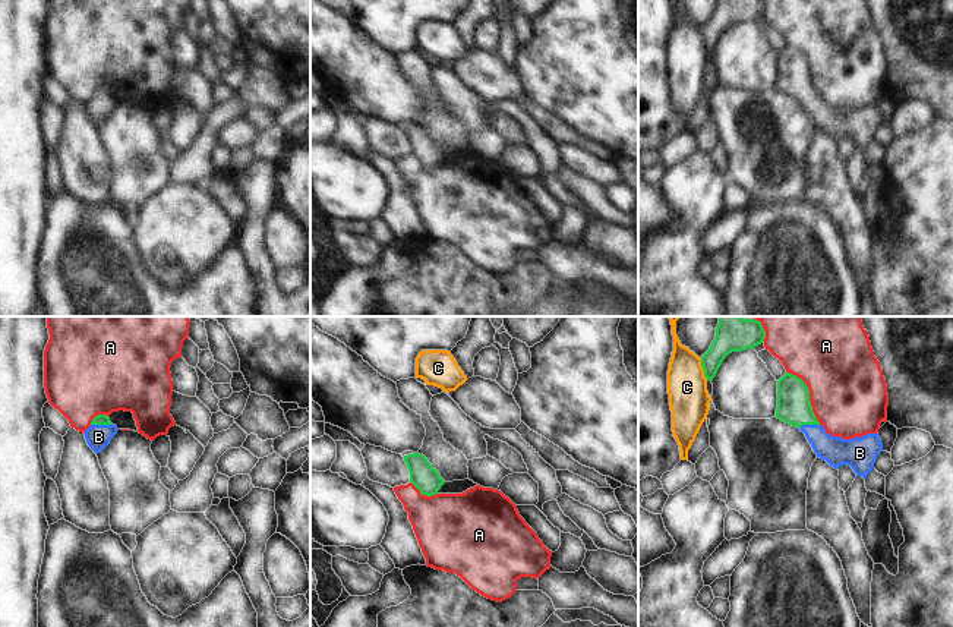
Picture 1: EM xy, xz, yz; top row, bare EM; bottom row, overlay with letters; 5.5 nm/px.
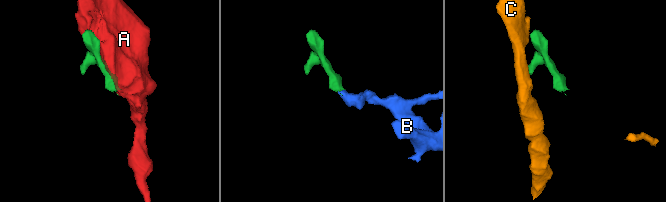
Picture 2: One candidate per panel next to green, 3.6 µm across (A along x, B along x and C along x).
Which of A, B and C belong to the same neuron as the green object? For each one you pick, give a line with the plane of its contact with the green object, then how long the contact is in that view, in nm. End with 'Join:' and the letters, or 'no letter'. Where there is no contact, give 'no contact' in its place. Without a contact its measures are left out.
B: meets green in xy; contact 120 nm long
Join: B

